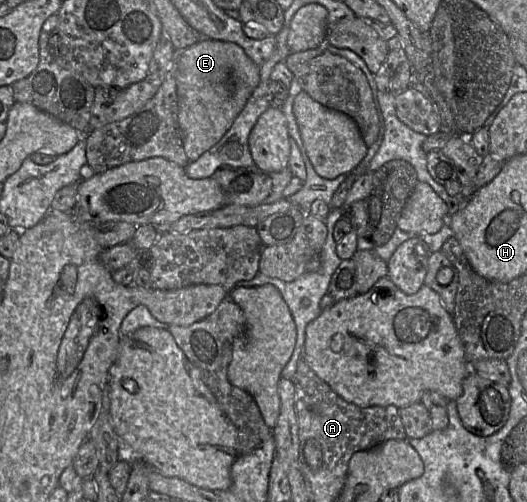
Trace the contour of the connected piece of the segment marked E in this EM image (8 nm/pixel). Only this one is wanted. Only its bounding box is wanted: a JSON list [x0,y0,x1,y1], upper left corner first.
[177,38,260,162]

